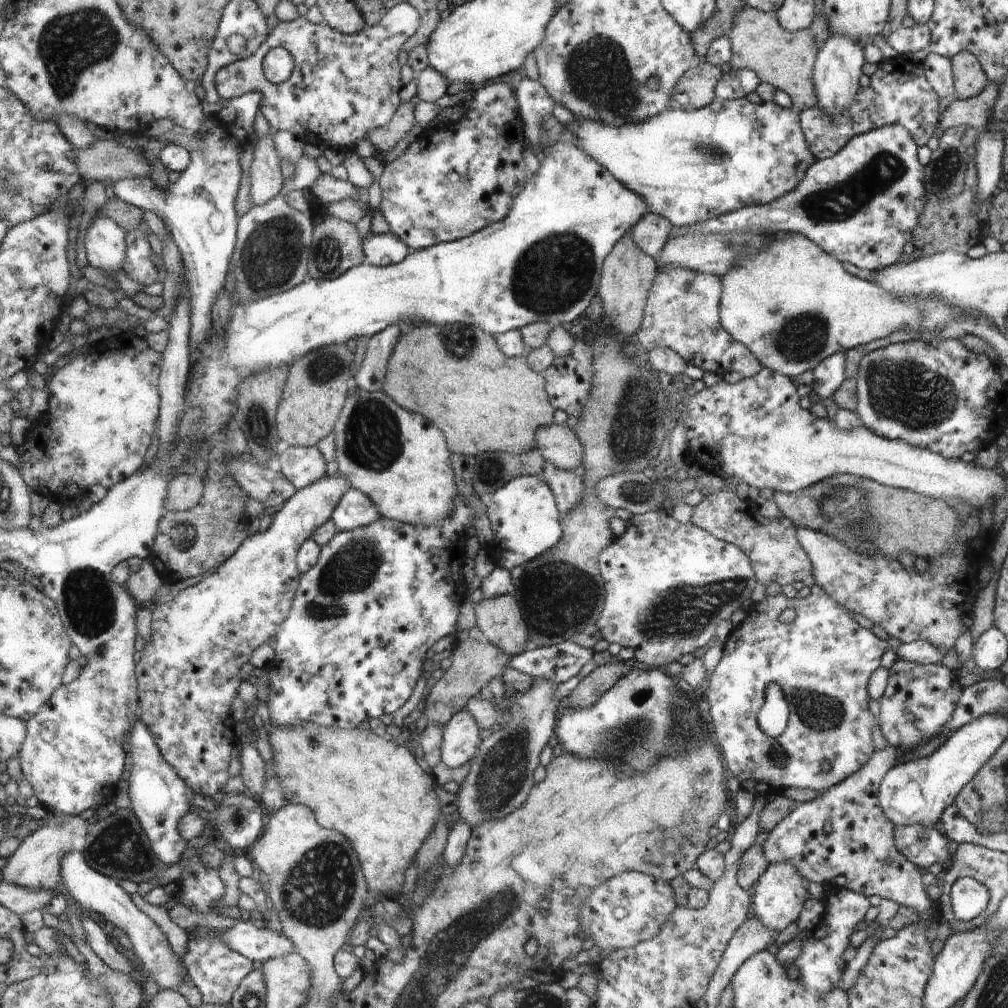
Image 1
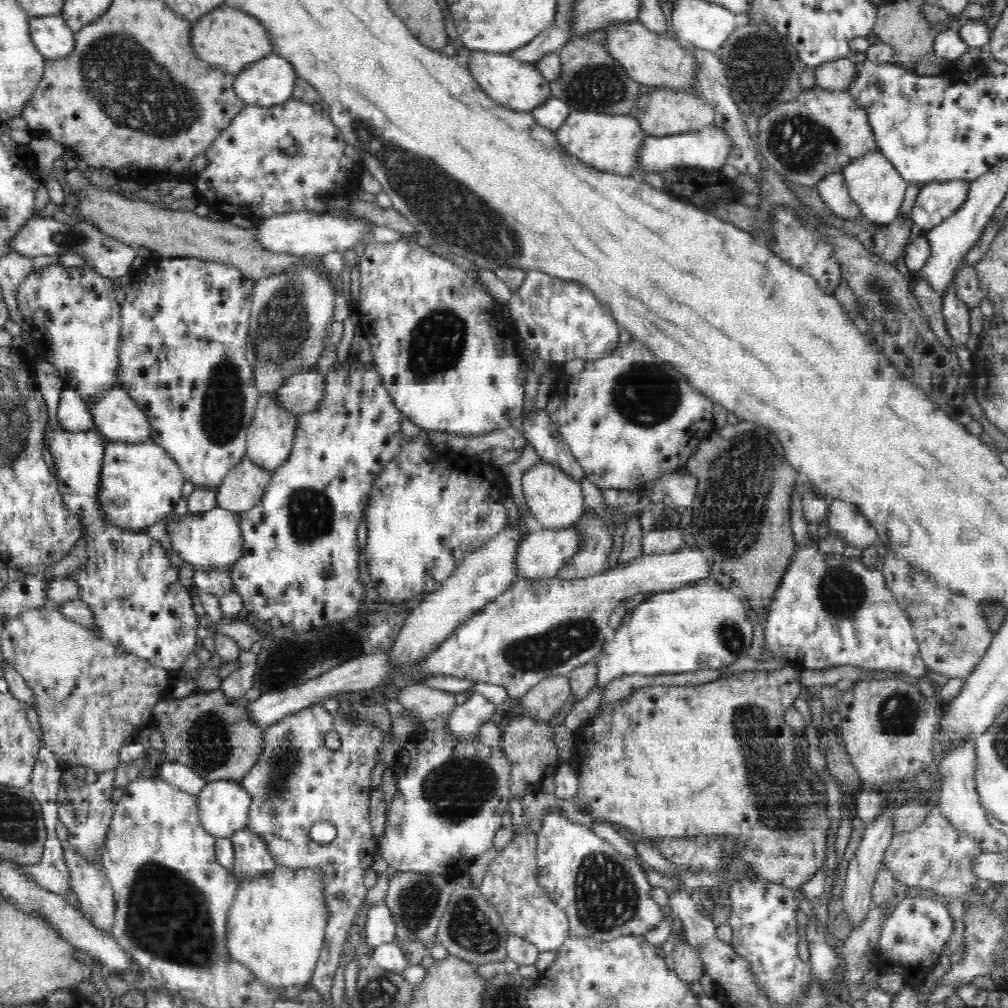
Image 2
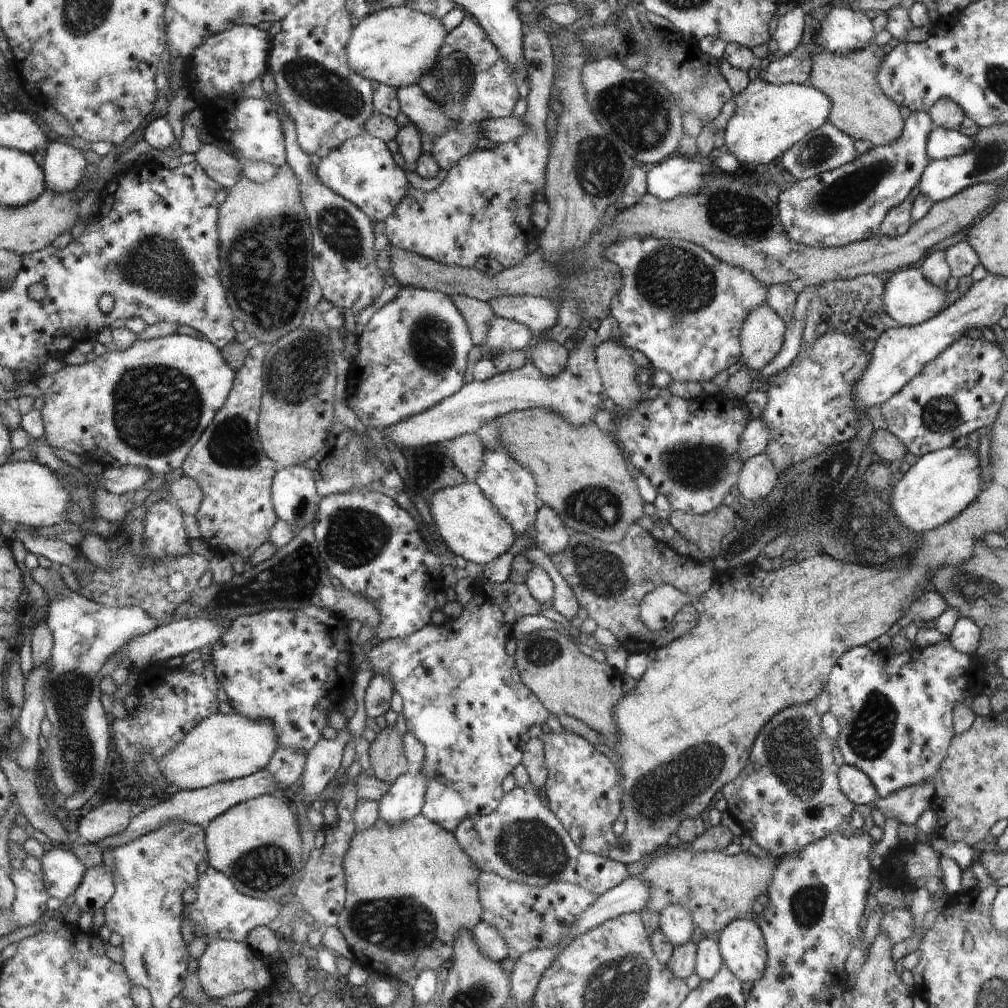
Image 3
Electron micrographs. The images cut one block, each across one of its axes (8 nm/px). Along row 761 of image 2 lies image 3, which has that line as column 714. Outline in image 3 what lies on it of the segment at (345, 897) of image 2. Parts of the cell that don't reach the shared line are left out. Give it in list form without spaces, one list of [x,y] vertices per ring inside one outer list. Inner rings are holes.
[[[656,237],[624,238],[624,240],[612,244],[612,246],[606,250],[606,258],[619,266],[624,278],[620,292],[611,300],[611,315],[616,318],[620,326],[620,342],[623,344],[622,346],[633,348],[633,350],[640,350],[640,352],[650,360],[651,365],[649,366],[652,366],[654,371],[664,370],[664,372],[668,372],[672,383],[710,383],[718,372],[726,370],[730,364],[734,364],[734,362],[740,358],[740,328],[742,328],[742,325],[747,320],[747,316],[750,315],[755,308],[764,305],[764,302],[766,302],[766,294],[768,294],[768,287],[764,286],[751,272],[742,268],[736,268],[734,264],[728,264],[724,262],[723,259],[720,260],[716,258],[716,256],[712,256],[712,253],[698,244],[678,239],[668,240],[657,239]]]

